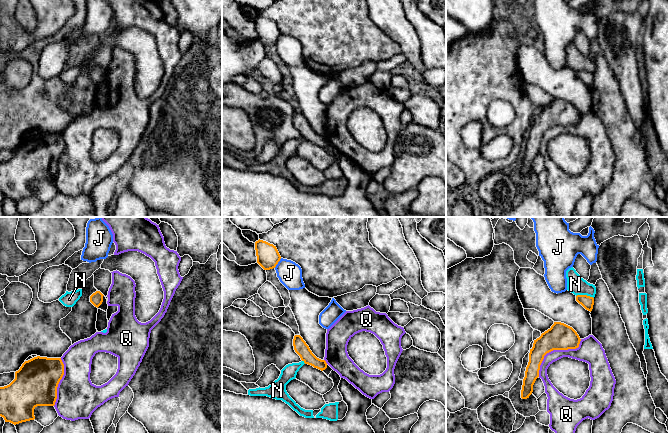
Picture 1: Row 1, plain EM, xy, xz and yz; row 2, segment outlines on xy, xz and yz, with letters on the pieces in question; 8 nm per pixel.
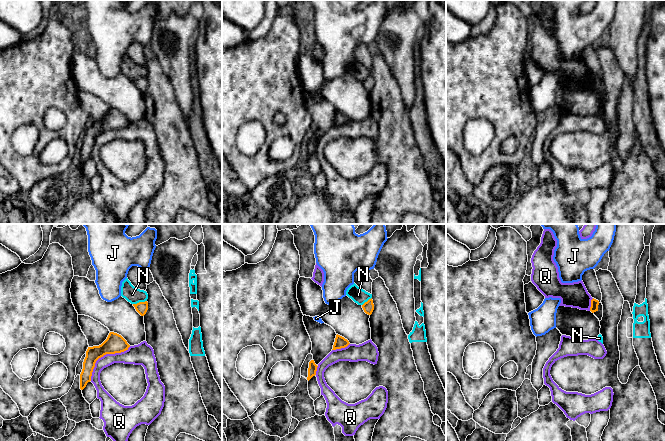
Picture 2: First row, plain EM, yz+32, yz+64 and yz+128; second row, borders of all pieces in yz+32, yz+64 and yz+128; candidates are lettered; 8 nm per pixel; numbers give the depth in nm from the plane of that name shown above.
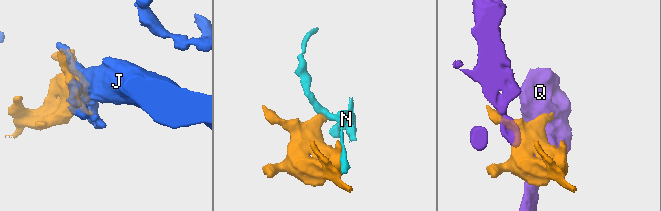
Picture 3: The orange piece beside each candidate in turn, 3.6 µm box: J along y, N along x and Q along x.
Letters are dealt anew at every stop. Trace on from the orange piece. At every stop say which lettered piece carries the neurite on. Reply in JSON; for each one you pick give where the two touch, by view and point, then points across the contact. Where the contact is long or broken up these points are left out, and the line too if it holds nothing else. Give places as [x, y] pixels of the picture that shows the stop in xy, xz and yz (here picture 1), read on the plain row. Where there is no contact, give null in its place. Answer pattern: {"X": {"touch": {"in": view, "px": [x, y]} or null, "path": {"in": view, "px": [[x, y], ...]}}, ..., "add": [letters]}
{"add": []}

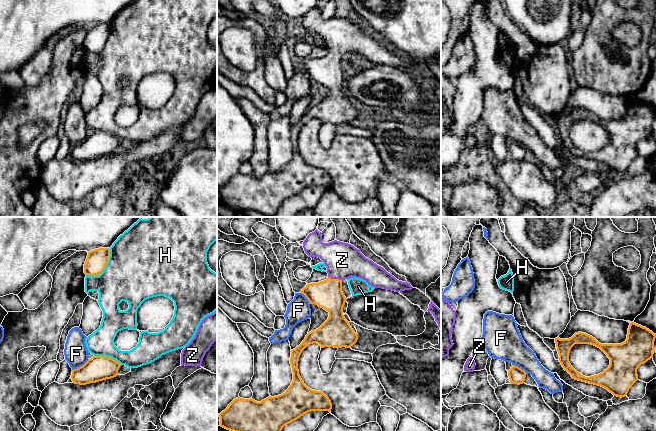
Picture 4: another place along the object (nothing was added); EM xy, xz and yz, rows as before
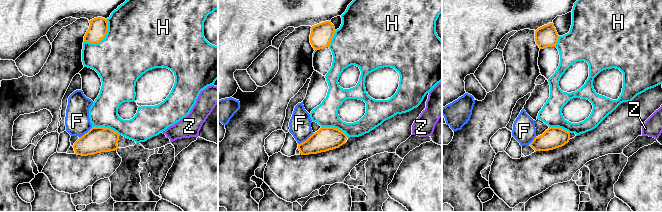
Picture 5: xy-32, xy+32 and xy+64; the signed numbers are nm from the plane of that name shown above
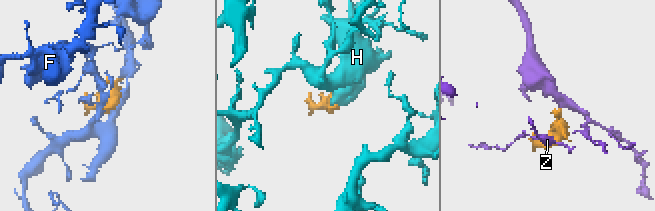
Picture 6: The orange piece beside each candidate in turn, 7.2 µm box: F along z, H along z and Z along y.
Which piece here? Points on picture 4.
{"Z": {"touch": {"in": "xz", "px": [335, 55]}}, "add": ["Z"]}

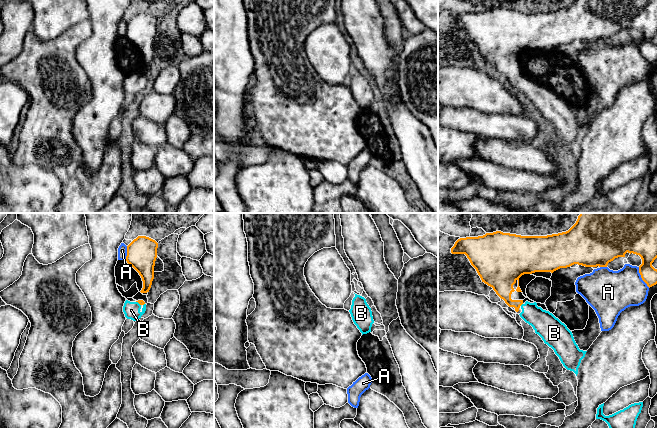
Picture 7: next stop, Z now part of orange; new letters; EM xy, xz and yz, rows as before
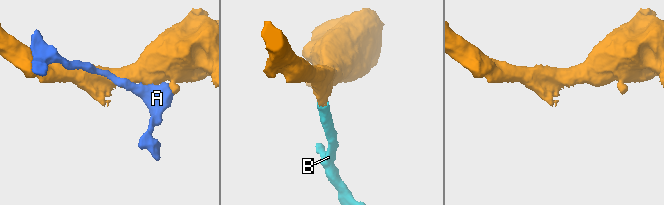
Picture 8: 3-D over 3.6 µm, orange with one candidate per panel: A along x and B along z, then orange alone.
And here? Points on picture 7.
{"B": {"touch": {"in": "yz", "px": [521, 80]}, "path": {"in": "yz", "px": [[502, 56], [506, 73], [521, 80], [545, 100]]}}, "add": ["B"]}

